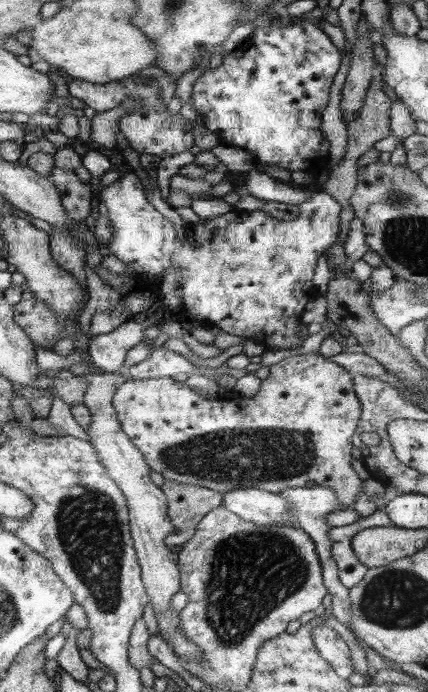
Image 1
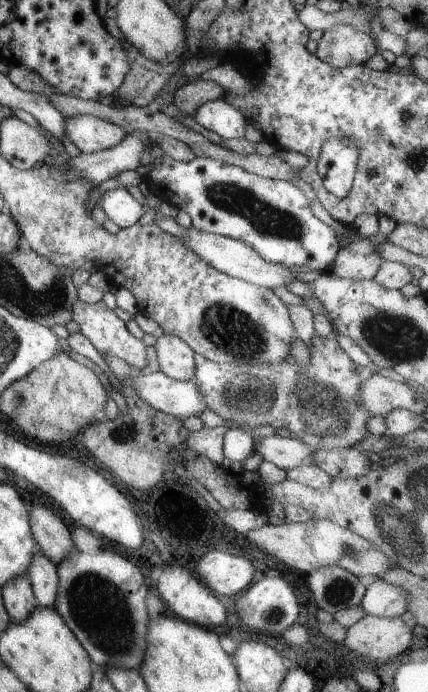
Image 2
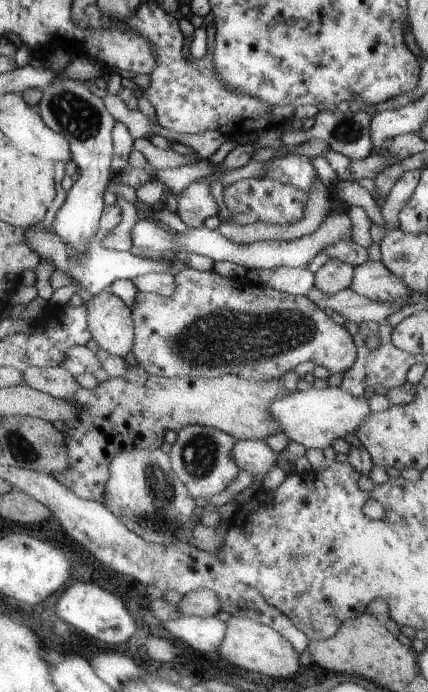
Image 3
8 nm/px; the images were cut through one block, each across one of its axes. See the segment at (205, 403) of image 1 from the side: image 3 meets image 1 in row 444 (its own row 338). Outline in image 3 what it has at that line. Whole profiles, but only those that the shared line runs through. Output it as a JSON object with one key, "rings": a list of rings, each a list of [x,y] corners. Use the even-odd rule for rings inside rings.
{"rings":[[[192,267],[184,268],[173,274],[176,281],[176,290],[171,297],[163,297],[156,293],[145,293],[144,291],[137,291],[136,293],[136,308],[132,311],[134,321],[134,342],[131,351],[134,353],[138,364],[144,368],[148,374],[156,375],[166,378],[184,378],[194,377],[197,379],[210,379],[214,377],[221,377],[225,374],[234,375],[244,378],[247,381],[271,381],[278,380],[284,376],[288,370],[296,368],[300,362],[308,361],[314,362],[316,365],[324,366],[330,370],[330,373],[345,373],[356,360],[357,348],[353,337],[348,333],[346,327],[334,323],[332,319],[322,310],[316,306],[307,296],[289,295],[277,291],[276,289],[265,289],[264,285],[254,284],[246,278],[228,278],[223,277],[219,273],[212,271],[199,271]]]}

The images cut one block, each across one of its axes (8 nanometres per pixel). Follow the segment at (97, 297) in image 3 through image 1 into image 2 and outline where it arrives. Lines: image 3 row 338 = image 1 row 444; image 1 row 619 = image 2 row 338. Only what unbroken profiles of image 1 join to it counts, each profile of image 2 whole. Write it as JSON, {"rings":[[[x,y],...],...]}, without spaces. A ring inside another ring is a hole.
{"rings":[[[161,334],[155,344],[160,370],[178,381],[192,381],[196,372],[194,351],[181,338]]]}

